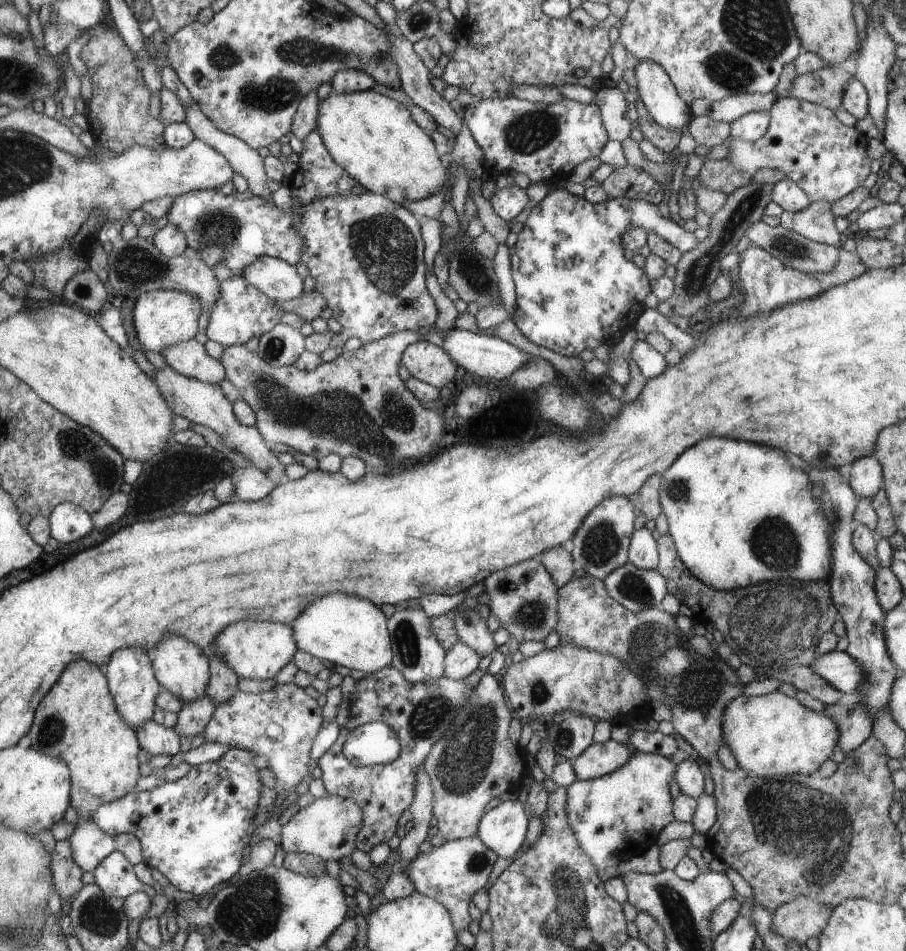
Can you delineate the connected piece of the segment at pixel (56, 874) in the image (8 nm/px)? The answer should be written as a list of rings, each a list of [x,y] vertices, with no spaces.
[[[68,840],[56,842],[54,852],[51,854],[53,886],[58,890],[60,901],[76,896],[76,892],[83,888],[82,877],[84,872],[76,866],[72,858],[72,848]]]

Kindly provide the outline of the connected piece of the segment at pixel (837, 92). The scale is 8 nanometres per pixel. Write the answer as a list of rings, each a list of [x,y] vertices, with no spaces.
[[[826,66],[816,72],[798,75],[789,85],[788,96],[809,101],[836,111],[842,105],[842,94],[852,75],[839,66]]]

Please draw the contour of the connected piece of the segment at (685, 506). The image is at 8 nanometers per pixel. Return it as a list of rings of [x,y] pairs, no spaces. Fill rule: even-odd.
[[[710,438],[694,444],[692,448],[687,448],[681,456],[664,472],[663,483],[660,486],[660,506],[662,513],[668,519],[668,533],[674,540],[674,546],[678,558],[684,562],[684,566],[690,570],[694,578],[700,582],[716,588],[716,590],[736,590],[736,588],[748,588],[752,584],[758,584],[764,580],[800,580],[800,582],[816,582],[816,580],[826,580],[830,576],[830,562],[832,562],[832,522],[826,518],[820,500],[816,500],[814,487],[808,474],[802,472],[802,468],[790,464],[788,456],[776,448],[768,448],[762,444],[752,444],[752,442],[740,442],[740,440],[730,440],[730,438]]]

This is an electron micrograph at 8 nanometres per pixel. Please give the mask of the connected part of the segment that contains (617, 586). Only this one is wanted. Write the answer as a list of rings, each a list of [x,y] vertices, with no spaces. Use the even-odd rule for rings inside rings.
[[[629,563],[610,572],[603,584],[608,595],[631,612],[659,607],[669,594],[662,574],[656,570],[638,569]]]

